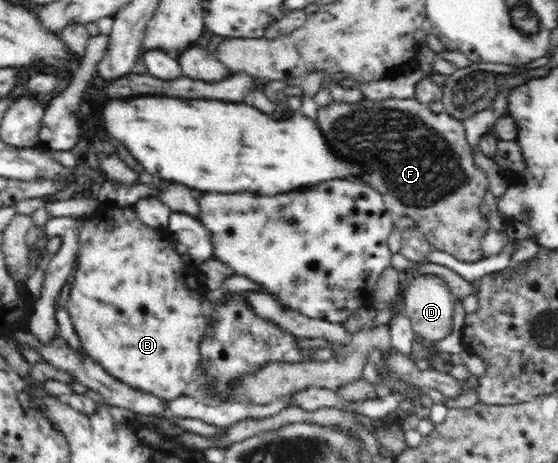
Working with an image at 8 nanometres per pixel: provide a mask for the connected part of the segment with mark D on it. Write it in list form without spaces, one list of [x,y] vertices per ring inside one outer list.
[[[418,274],[406,291],[403,313],[410,319],[415,333],[435,343],[450,335],[457,300],[440,277]]]

